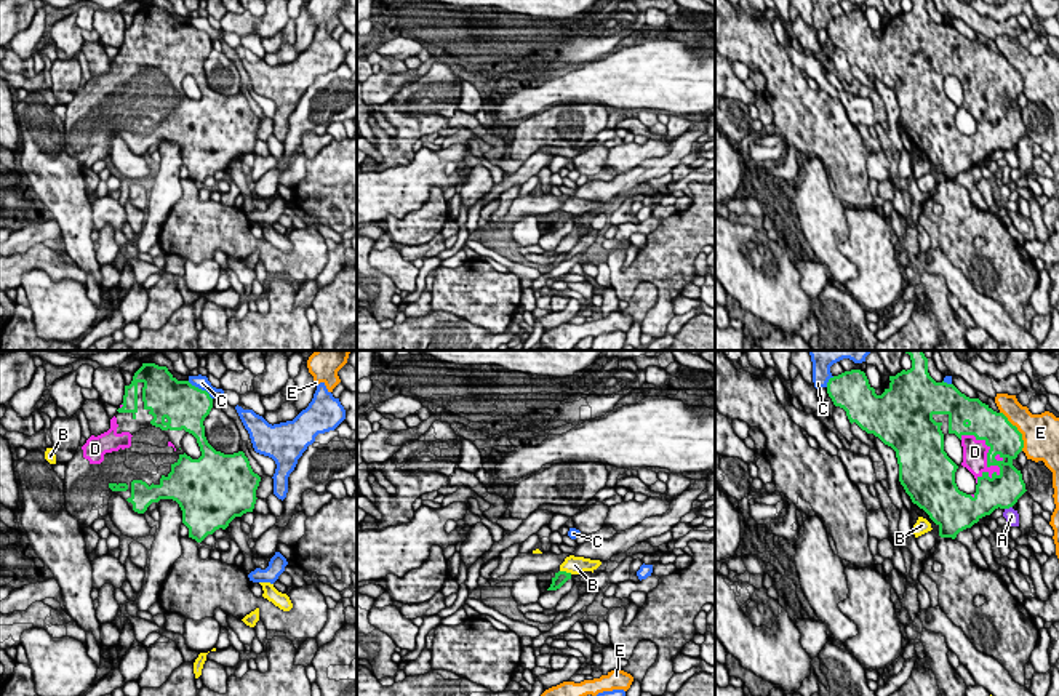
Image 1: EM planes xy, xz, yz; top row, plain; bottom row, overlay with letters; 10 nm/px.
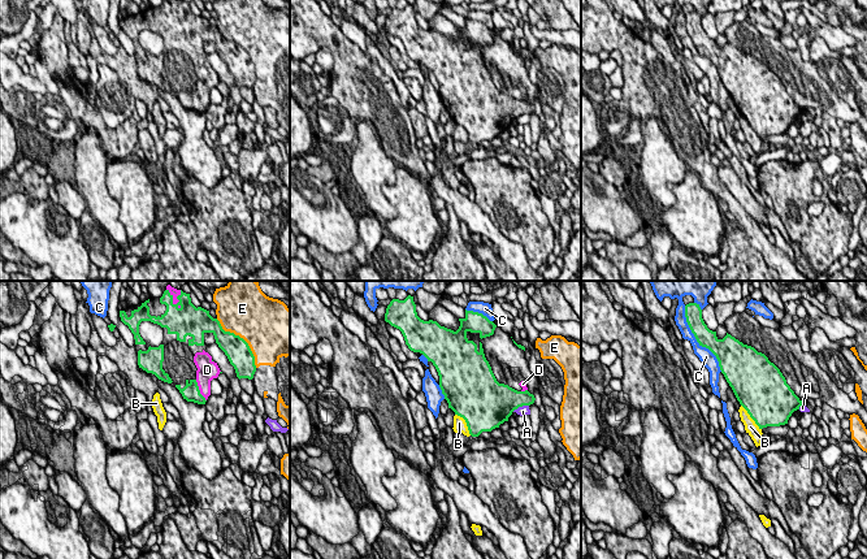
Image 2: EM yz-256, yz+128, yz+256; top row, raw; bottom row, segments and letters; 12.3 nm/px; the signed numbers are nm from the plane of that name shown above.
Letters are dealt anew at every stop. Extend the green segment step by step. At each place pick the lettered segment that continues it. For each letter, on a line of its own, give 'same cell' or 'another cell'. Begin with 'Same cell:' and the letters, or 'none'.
Same cell: D
A: another cell
B: another cell
C: another cell
D: same cell
E: another cell

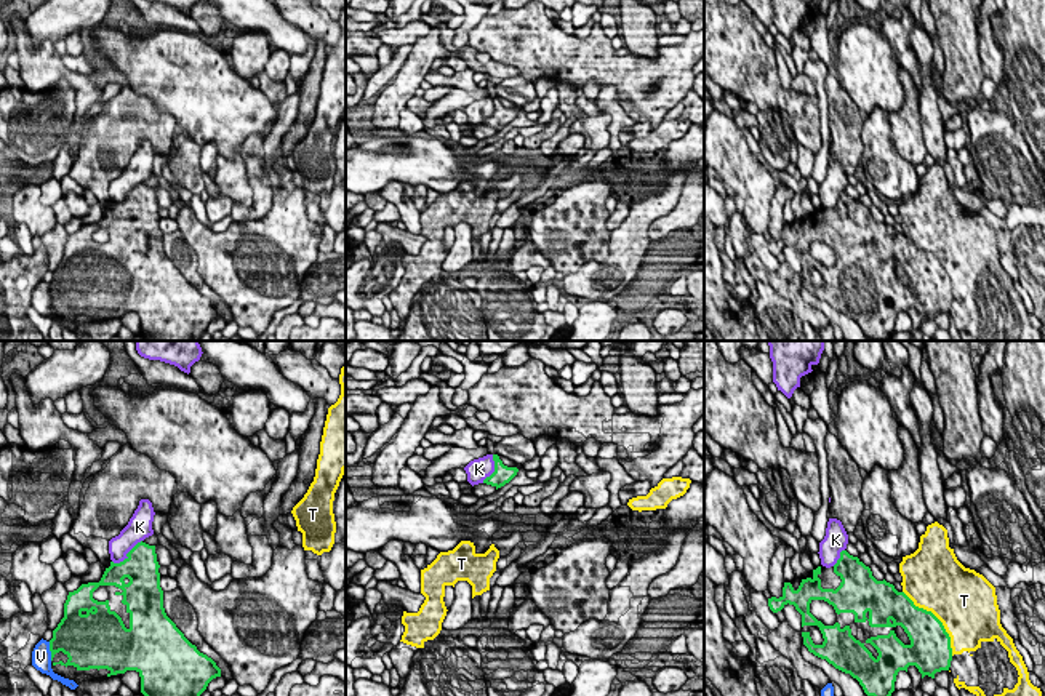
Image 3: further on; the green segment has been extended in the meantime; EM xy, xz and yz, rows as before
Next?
Same cell: none
K: another cell
T: another cell
V: another cell

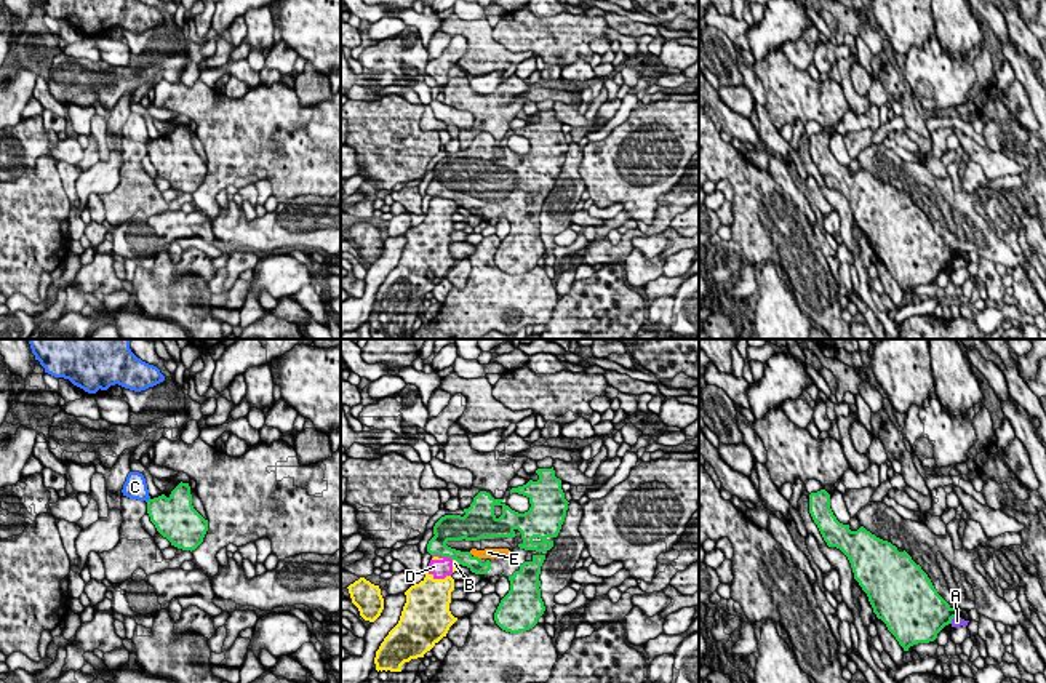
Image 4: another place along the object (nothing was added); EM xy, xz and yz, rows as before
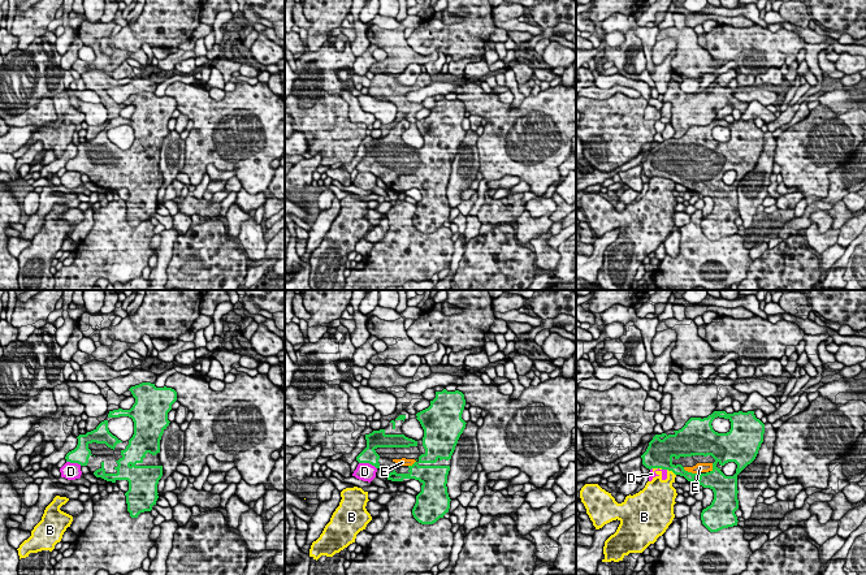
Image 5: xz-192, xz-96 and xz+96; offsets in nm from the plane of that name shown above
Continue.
Same cell: E
A: another cell
B: another cell
C: another cell
D: another cell
E: same cell

